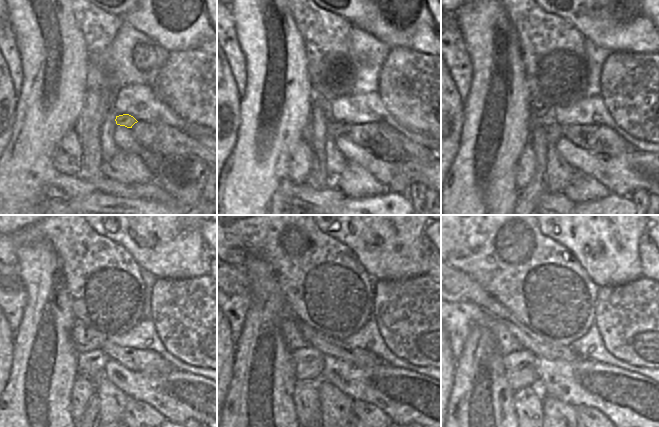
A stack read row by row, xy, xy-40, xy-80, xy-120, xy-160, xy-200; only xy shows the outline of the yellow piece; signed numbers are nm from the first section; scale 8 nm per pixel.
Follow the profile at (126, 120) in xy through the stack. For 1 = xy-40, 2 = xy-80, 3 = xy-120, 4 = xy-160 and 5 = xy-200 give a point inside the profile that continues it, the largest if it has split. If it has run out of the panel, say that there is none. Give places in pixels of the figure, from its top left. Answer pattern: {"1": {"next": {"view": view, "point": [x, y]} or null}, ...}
{"1": {"next": {"view": "xy-40", "point": [334, 129]}}, "2": {"next": {"view": "xy-80", "point": [554, 131]}}, "3": {"next": {"view": "xy-120", "point": [90, 364]}}, "4": {"next": {"view": "xy-160", "point": [308, 363]}}, "5": {"next": {"view": "xy-200", "point": [520, 366]}}}

